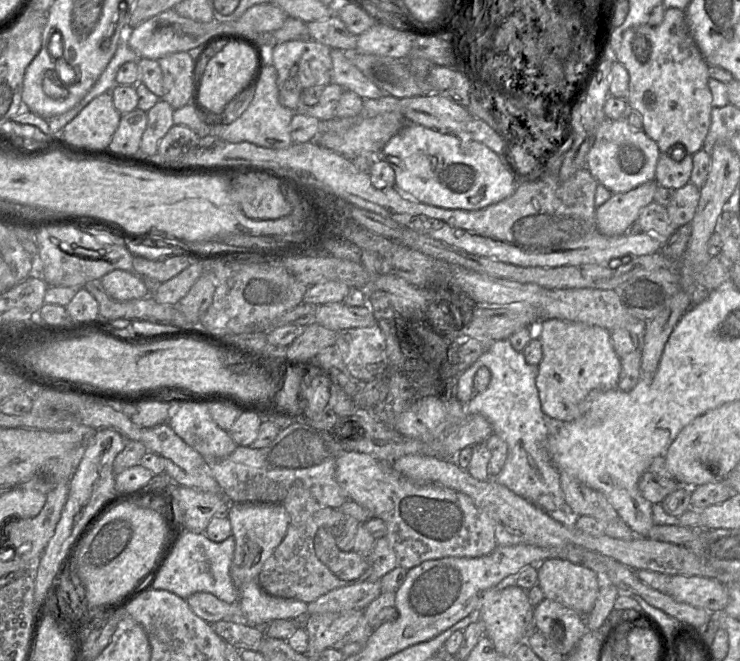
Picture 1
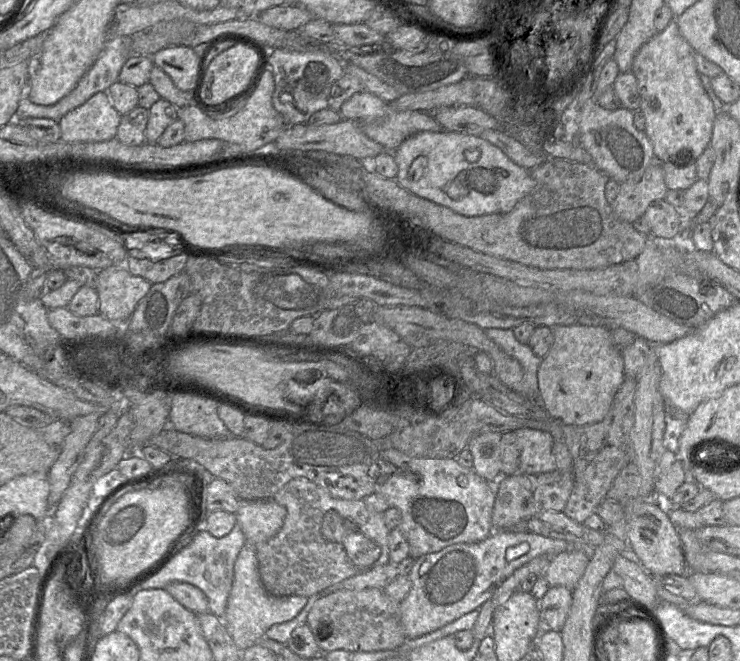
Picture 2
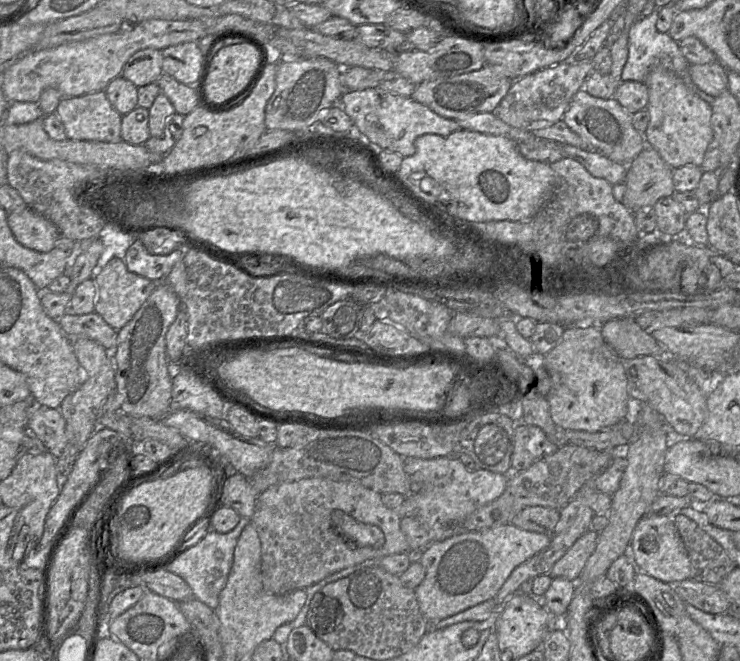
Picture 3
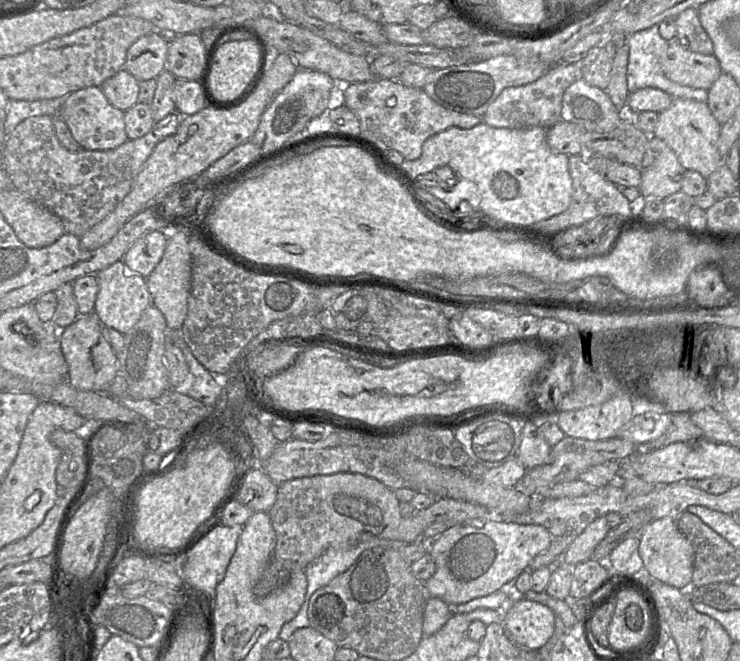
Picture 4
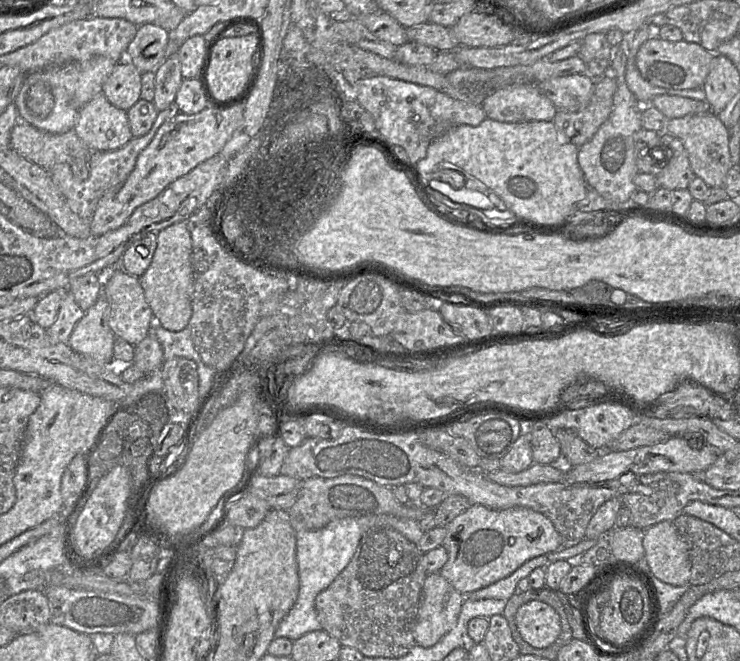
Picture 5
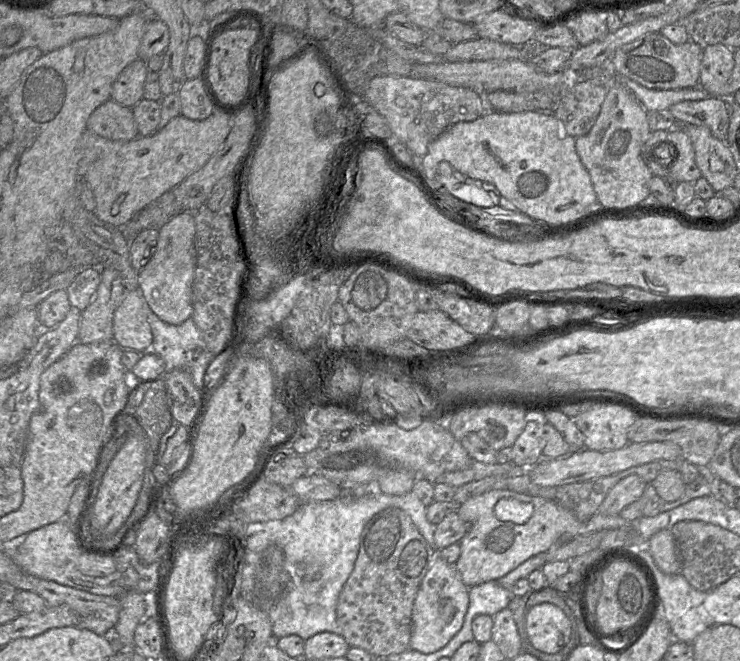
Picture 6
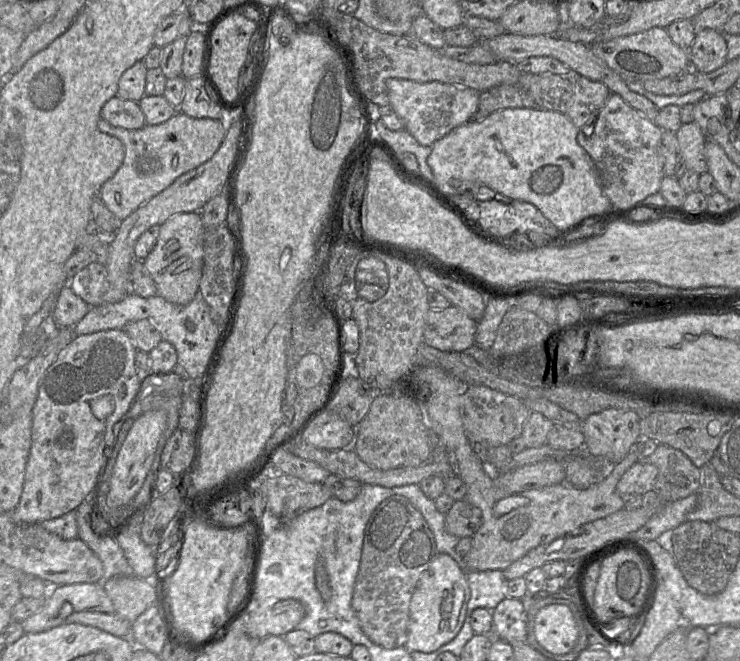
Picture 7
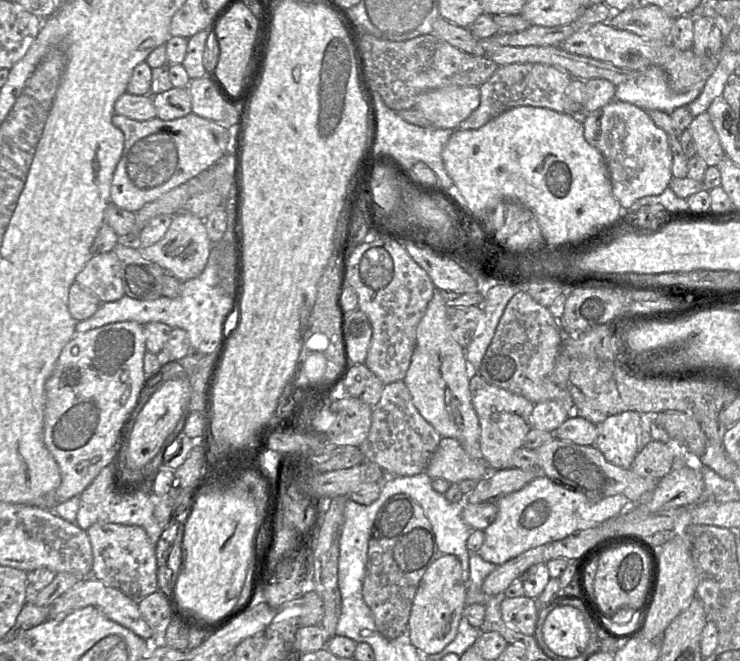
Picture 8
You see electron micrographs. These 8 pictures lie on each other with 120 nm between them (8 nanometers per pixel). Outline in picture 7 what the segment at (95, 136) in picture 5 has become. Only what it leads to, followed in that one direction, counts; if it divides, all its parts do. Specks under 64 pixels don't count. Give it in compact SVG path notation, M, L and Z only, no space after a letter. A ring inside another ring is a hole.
M119 96L110 98L101 109L101 119L112 126L129 130L140 129L146 125L144 113L139 103L125 100Z

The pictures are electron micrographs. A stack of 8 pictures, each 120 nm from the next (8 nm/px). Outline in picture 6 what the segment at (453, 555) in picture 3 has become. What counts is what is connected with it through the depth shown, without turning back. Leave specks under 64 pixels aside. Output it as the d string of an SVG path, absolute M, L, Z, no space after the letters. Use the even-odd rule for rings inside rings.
M491 489L471 497L458 508L457 513L466 524L466 535L459 541L461 554L454 568L468 588L498 580L524 561L539 553L546 553L567 538L629 523L620 515L600 513L581 521L550 500L508 489Z

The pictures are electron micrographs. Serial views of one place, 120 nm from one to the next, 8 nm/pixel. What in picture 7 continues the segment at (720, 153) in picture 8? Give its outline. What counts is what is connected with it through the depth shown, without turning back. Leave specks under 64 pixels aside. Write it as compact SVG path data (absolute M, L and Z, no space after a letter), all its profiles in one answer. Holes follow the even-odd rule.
M695 121L682 124L676 132L676 138L686 169L698 174L708 172L705 157L706 139L699 125Z

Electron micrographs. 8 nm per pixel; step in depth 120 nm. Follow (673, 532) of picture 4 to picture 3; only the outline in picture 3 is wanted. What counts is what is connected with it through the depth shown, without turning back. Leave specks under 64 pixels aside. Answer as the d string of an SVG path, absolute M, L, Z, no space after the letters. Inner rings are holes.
M655 514L644 516L634 529L630 545L636 564L647 575L669 584L690 578L690 559L672 517Z

